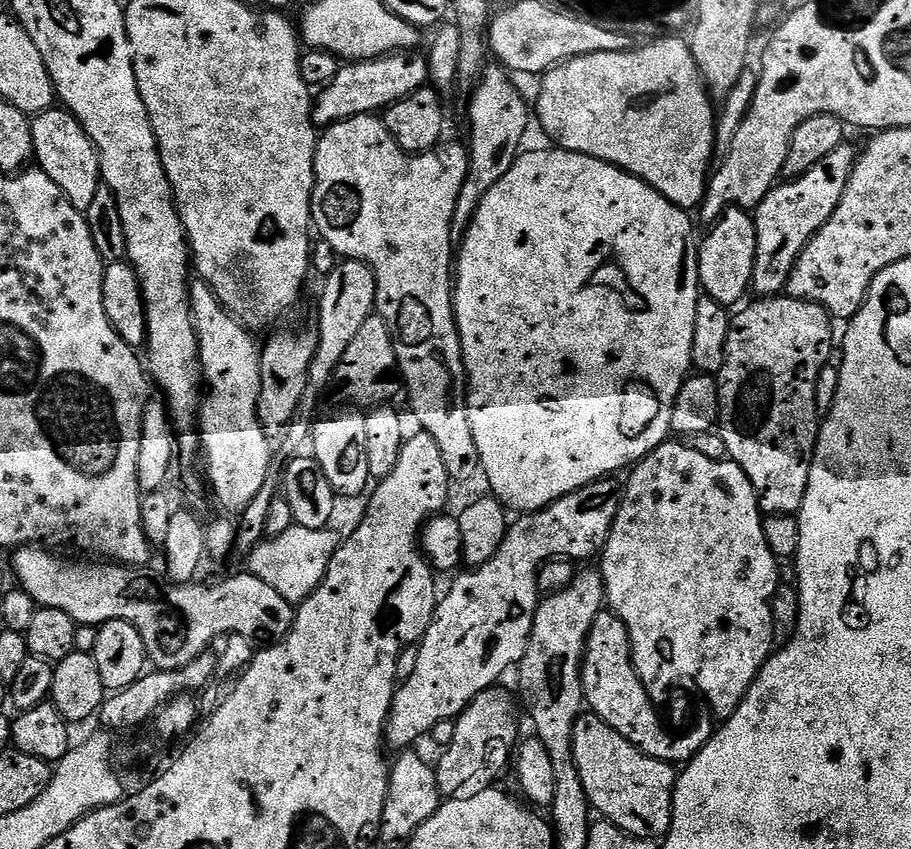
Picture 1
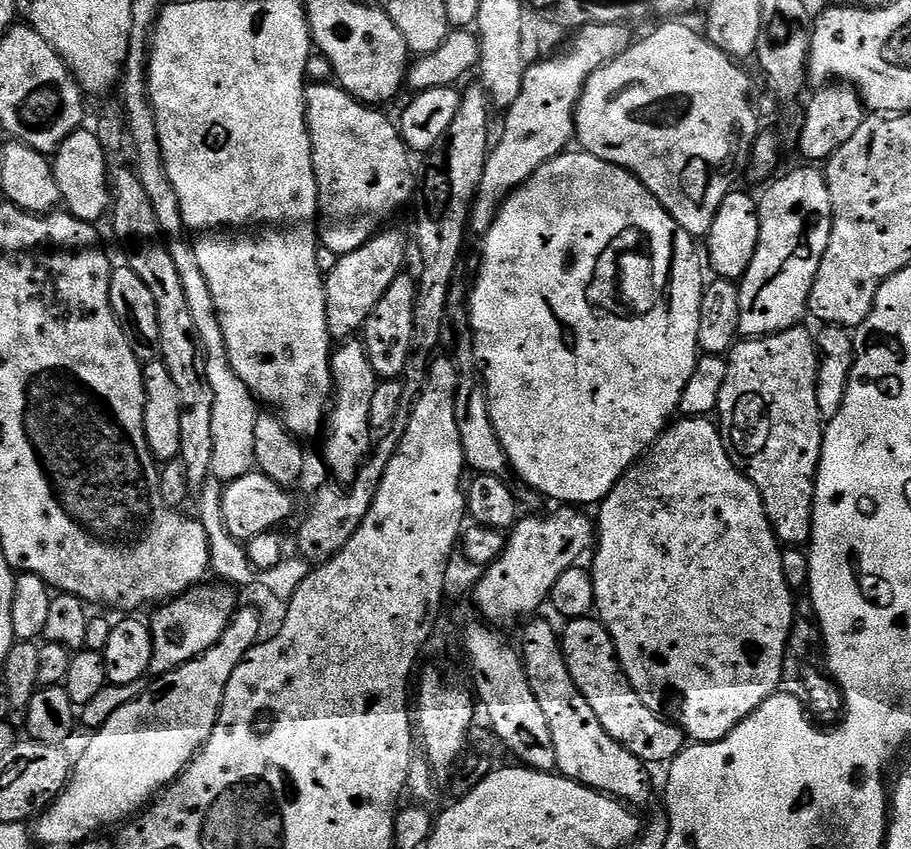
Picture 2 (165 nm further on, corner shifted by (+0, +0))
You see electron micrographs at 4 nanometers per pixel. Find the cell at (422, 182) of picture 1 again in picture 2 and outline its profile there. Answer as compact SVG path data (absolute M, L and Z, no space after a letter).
M309 83L304 90L304 105L306 106L306 114L304 117L308 119L308 133L310 134L310 142L312 143L312 161L314 162L314 174L316 175L316 185L318 186L318 194L320 195L320 203L318 205L318 240L321 245L330 250L334 250L338 254L345 252L353 252L358 250L358 246L362 246L377 232L381 231L383 220L388 220L408 199L412 196L412 160L410 150L404 145L404 140L400 137L399 127L395 123L392 124L383 116L381 109L376 106L365 106L359 100L355 100L349 92L337 86L335 83L329 84L312 84Z

